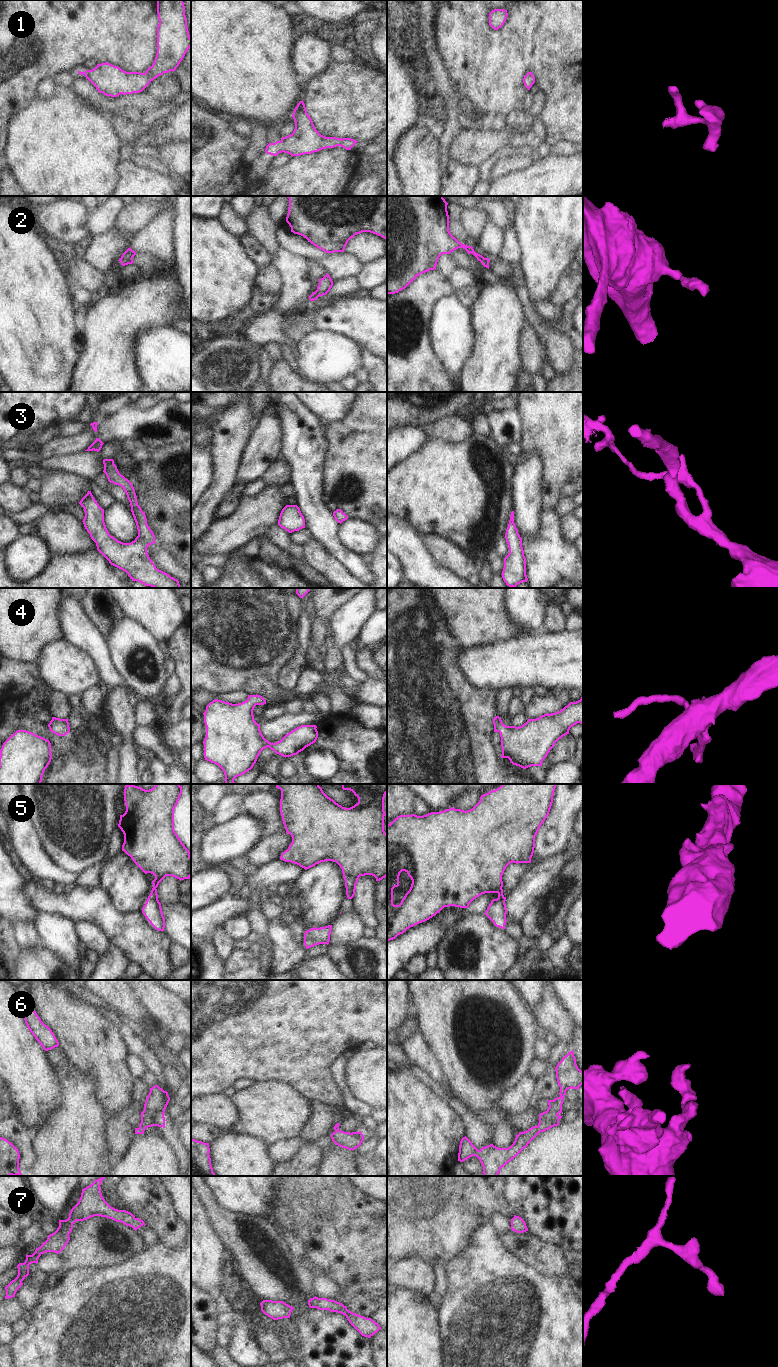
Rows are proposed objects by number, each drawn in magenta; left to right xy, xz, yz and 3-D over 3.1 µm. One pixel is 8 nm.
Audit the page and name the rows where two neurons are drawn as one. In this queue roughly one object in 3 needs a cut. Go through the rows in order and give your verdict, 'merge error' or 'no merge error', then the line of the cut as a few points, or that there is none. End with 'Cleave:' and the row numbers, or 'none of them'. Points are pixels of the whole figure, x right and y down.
1: no merge error; no cut
2: no merge error; no cut
3: no merge error; no cut
4: no merge error; no cut
5: merge error; cut in yz along (501, 888), (497, 892)
6: no merge error; no cut
7: no merge error; no cut
Cleave: 5

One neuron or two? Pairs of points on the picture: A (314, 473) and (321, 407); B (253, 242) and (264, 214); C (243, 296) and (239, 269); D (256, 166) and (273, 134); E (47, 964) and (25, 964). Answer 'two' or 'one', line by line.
A: two
B: two
C: one
D: one
E: one

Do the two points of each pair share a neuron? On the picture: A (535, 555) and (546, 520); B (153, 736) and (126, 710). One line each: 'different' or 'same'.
A: same
B: different

